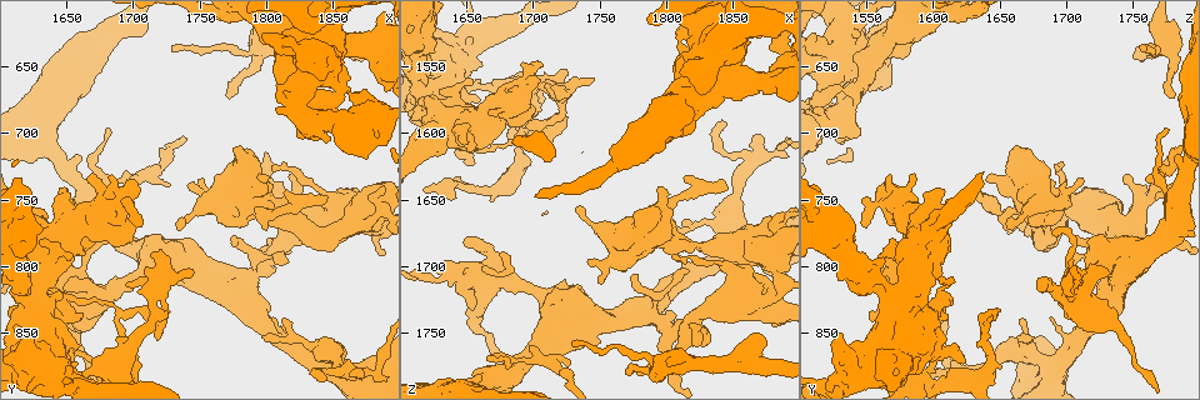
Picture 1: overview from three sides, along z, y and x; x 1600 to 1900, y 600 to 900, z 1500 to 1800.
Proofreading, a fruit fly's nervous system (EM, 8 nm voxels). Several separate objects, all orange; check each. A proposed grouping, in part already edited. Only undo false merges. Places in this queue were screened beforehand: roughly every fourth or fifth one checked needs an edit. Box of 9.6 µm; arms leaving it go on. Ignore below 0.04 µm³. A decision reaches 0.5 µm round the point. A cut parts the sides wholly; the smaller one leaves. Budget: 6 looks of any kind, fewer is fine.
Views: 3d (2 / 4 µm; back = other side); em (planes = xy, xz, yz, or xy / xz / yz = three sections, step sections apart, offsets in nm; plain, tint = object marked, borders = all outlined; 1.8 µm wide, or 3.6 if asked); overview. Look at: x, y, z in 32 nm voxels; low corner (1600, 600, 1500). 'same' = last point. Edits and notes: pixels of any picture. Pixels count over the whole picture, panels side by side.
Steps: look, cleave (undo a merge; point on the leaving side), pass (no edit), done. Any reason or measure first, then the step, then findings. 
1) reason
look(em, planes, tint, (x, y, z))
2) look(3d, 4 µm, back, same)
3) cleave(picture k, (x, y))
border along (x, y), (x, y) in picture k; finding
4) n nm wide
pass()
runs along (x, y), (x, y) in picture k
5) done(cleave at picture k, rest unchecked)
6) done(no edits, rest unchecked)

narrows sharply
look(em, yz, step 16, tint, (1692, 736, 1772))

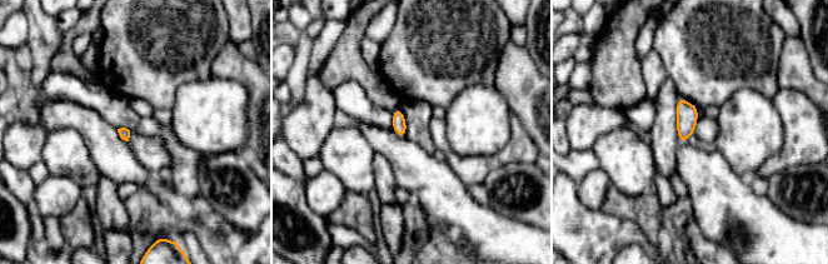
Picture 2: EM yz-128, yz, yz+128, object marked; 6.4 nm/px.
look(em, planes, tint, same)

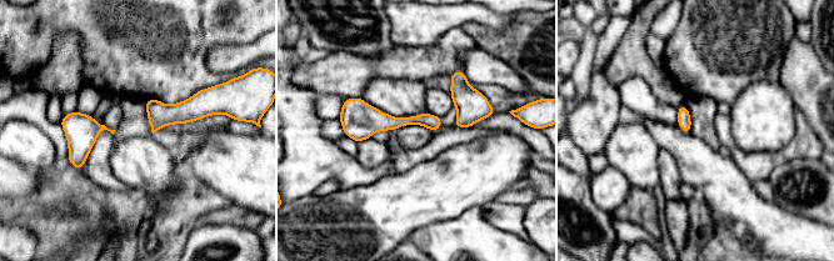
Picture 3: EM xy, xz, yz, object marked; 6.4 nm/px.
90 nm wide
pass()
runs along (343, 116), (378, 121), (439, 121) in picture 3; one cell here

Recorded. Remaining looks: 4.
abrupt turn
look(3d, 4 µm, (1796, 750, 1678))

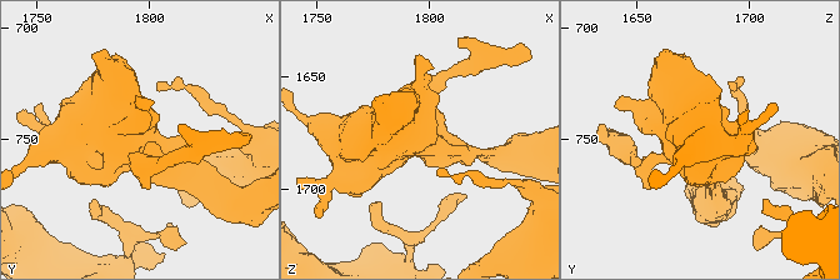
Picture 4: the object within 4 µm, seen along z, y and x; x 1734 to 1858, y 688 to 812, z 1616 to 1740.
now the EM
look(em, planes, tint, (1796, 748, 1677))

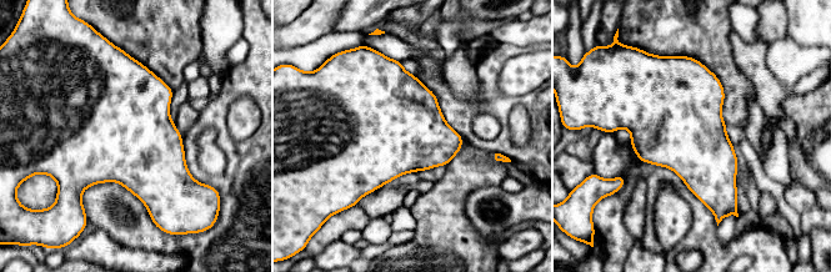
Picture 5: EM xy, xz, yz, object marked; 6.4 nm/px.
pass()
one cell here

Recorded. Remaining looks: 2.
branch point
look(em, planes, tint, (1864, 882, 1622))

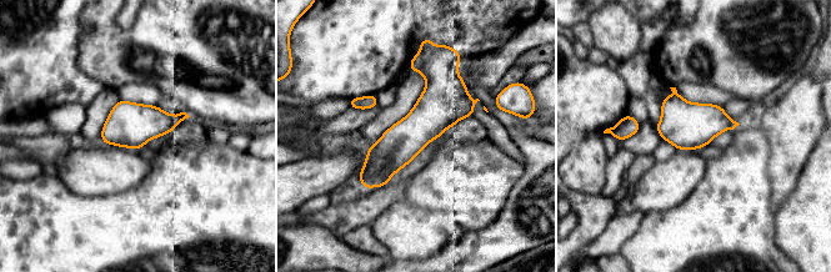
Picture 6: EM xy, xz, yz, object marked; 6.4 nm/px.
pass()
runs along (422, 61), (432, 112), (366, 185) in picture 6; all the same cell

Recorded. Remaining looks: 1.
done(no edits, rest unchecked)

